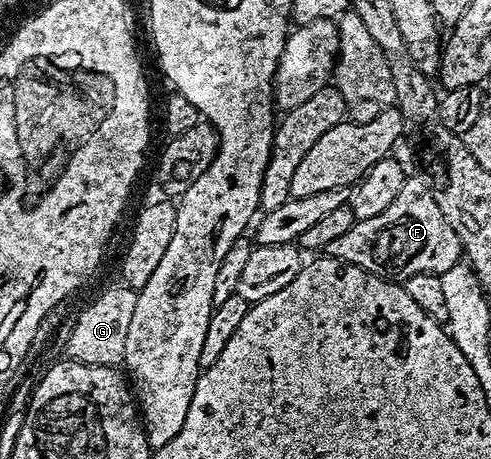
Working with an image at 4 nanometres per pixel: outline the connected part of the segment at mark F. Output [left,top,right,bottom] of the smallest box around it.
[326,178,464,281]

